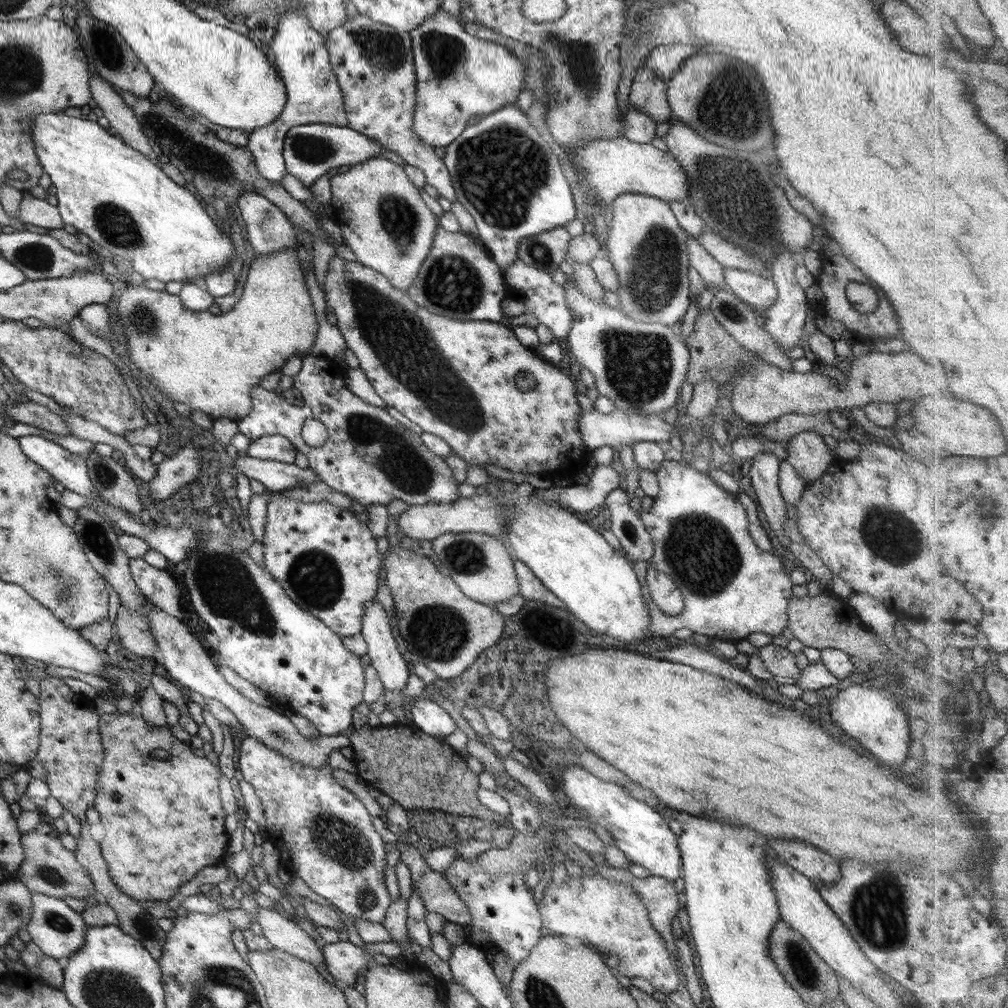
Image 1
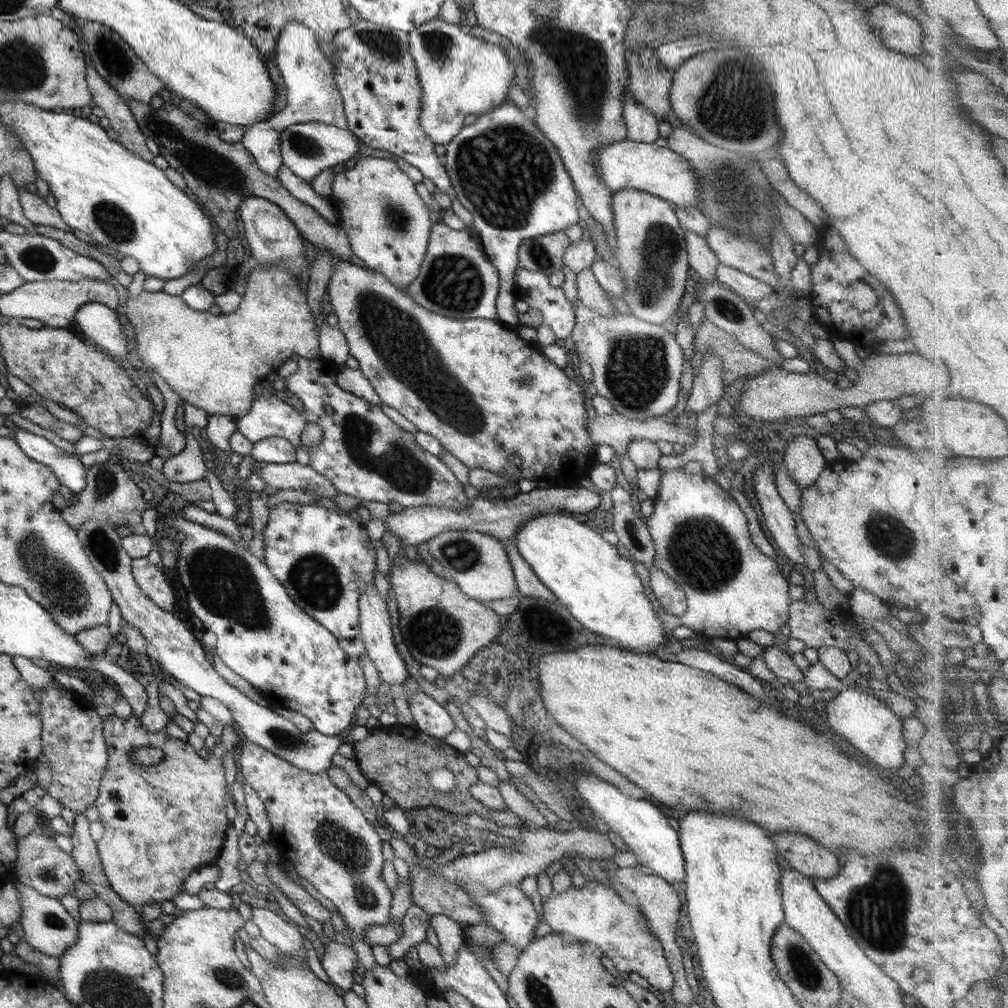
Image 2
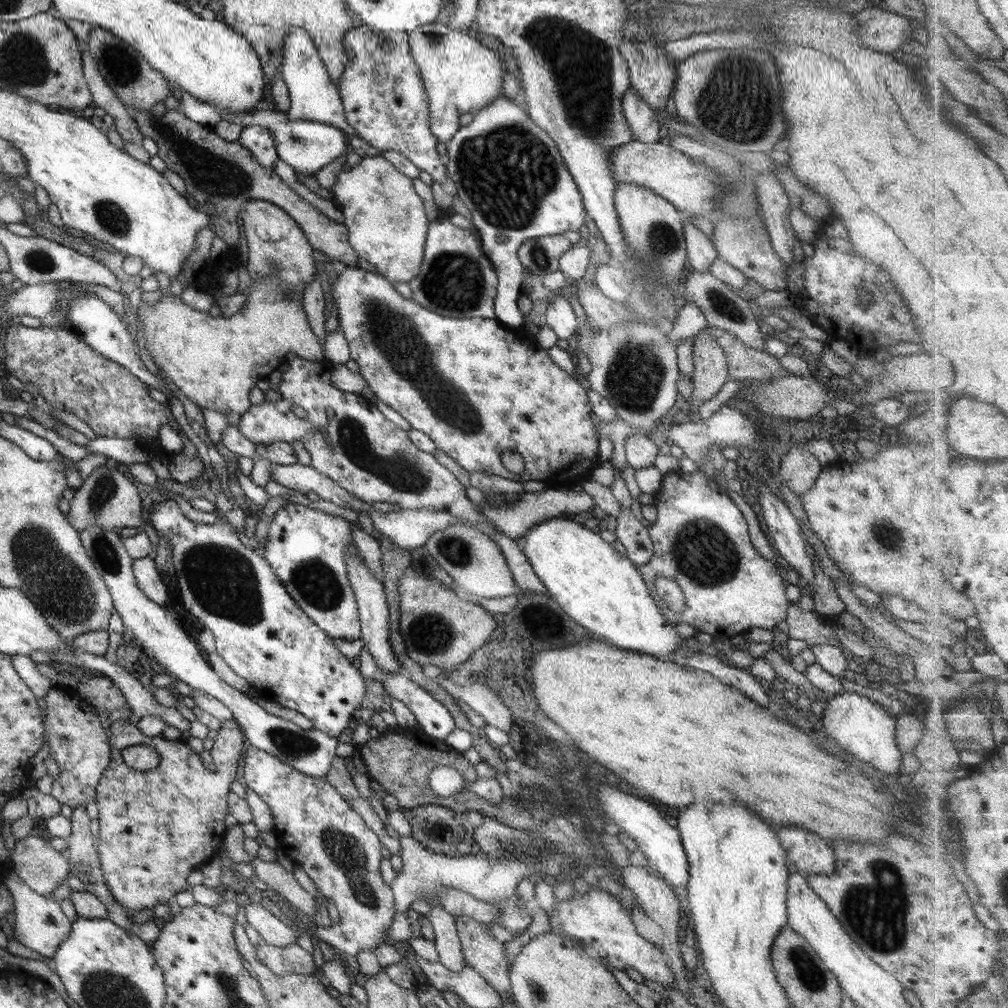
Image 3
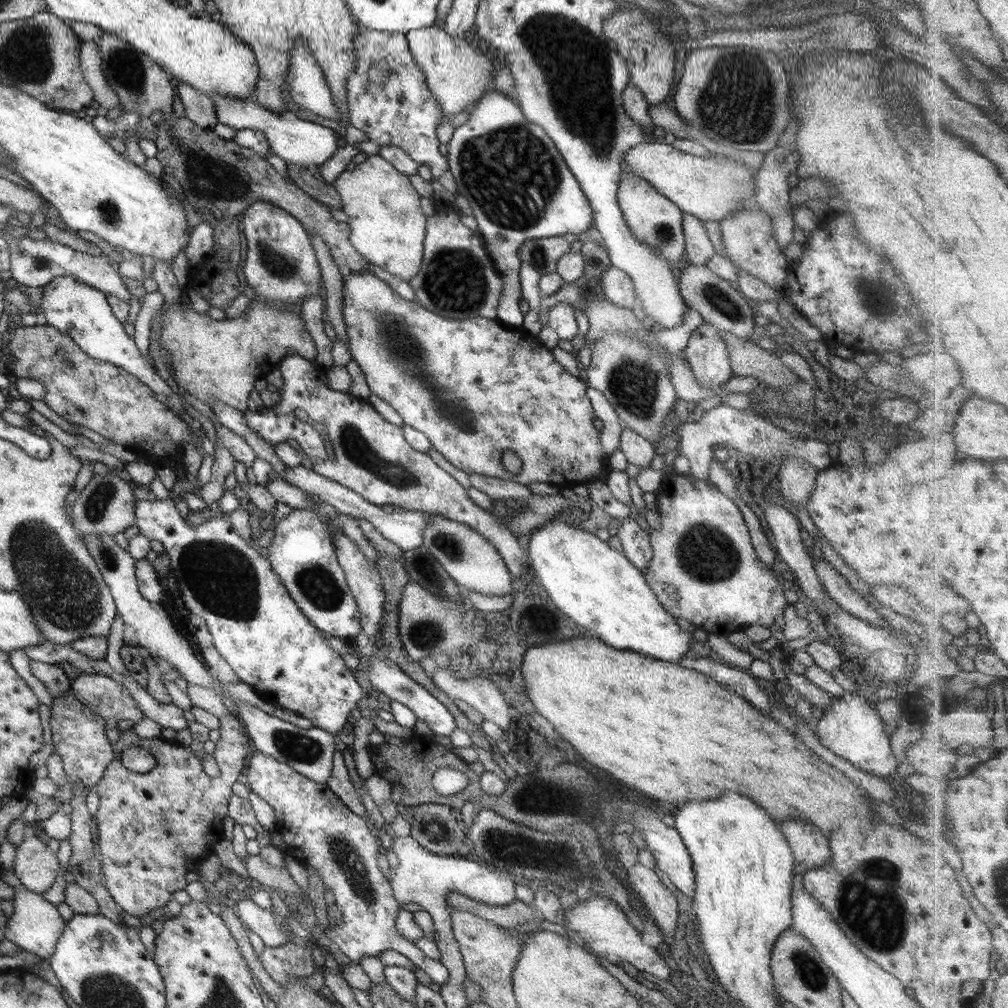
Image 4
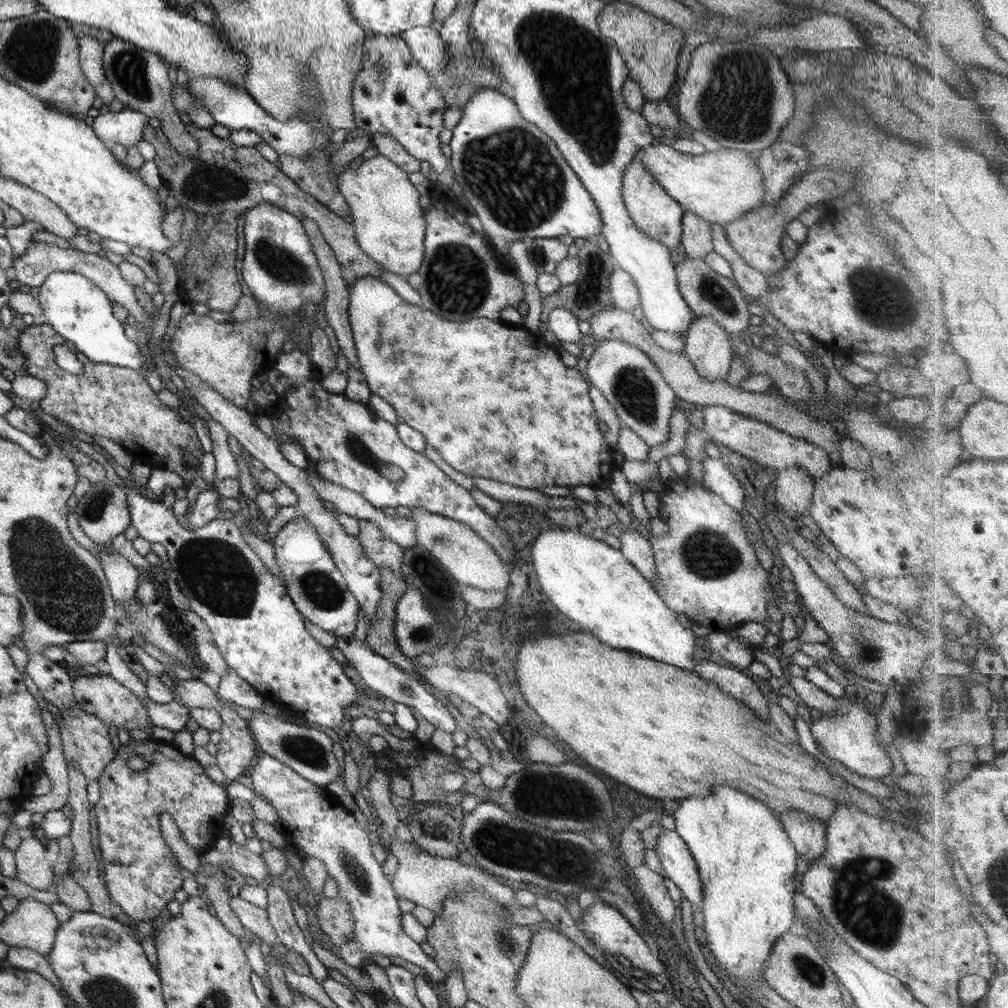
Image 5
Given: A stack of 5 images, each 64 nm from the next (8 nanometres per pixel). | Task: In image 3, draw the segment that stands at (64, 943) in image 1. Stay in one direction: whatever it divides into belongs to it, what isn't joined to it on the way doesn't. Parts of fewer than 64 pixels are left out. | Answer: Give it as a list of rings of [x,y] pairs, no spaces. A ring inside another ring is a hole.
[[[13,871],[5,872],[5,880],[2,882],[14,902],[15,924],[11,925],[13,940],[51,959],[57,950],[57,944],[61,944],[69,935],[72,922],[60,910],[58,902],[53,901],[51,896],[44,897],[40,893],[33,892]]]

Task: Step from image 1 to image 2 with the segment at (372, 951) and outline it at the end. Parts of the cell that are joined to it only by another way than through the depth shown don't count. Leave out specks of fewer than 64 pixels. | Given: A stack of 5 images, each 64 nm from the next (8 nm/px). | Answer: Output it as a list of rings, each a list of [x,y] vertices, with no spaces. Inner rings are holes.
[[[415,904],[407,908],[402,923],[402,936],[385,947],[391,959],[403,959],[409,948],[426,942],[425,931],[429,925],[430,916]],[[329,942],[324,949],[325,953],[321,956],[320,961],[323,971],[333,985],[343,991],[349,991],[354,984],[351,973],[357,962],[355,952],[352,948],[337,942]]]

